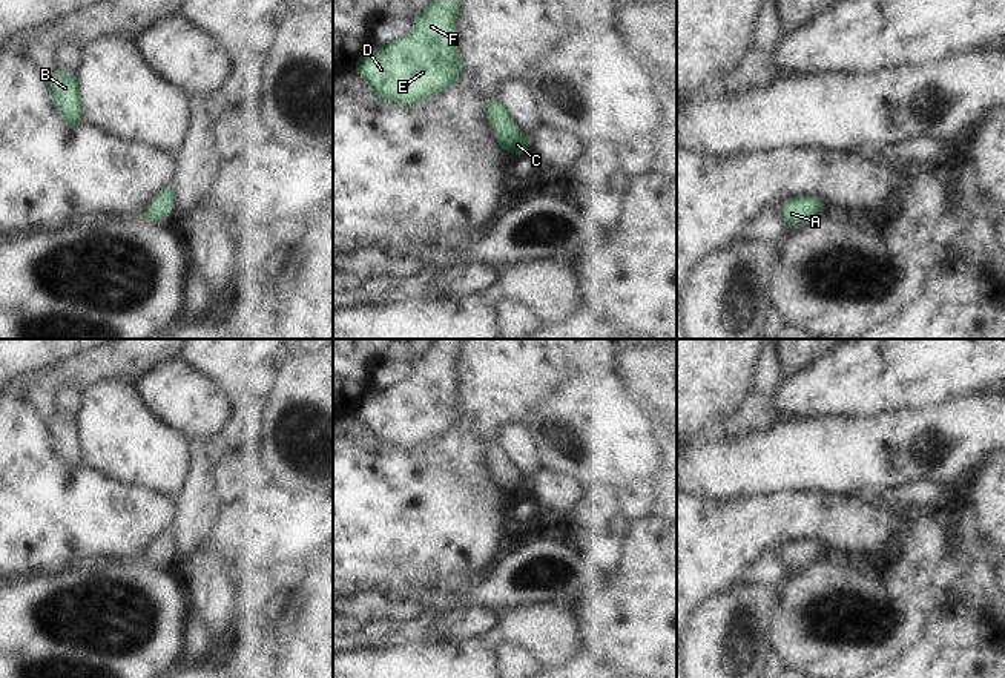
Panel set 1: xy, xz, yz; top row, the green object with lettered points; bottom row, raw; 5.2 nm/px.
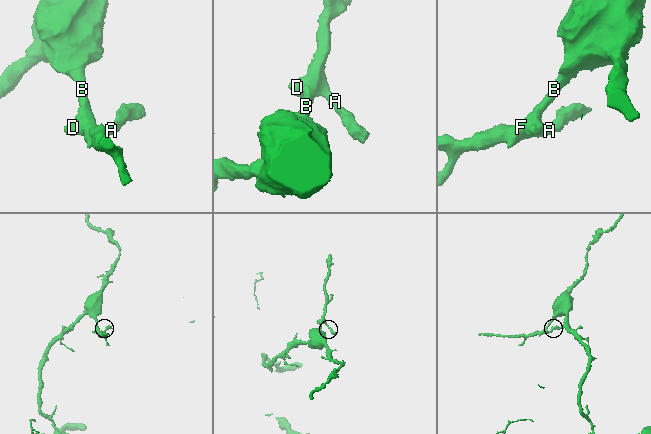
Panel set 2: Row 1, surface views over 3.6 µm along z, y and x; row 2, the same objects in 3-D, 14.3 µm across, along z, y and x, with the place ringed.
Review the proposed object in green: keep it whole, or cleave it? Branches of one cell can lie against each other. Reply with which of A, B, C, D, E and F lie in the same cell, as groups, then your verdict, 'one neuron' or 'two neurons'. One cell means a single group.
A B C D E F | one neuron

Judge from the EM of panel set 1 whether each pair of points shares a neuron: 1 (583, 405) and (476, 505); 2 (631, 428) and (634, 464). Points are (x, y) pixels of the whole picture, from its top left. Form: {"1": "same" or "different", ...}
{"1": "different", "2": "same"}

